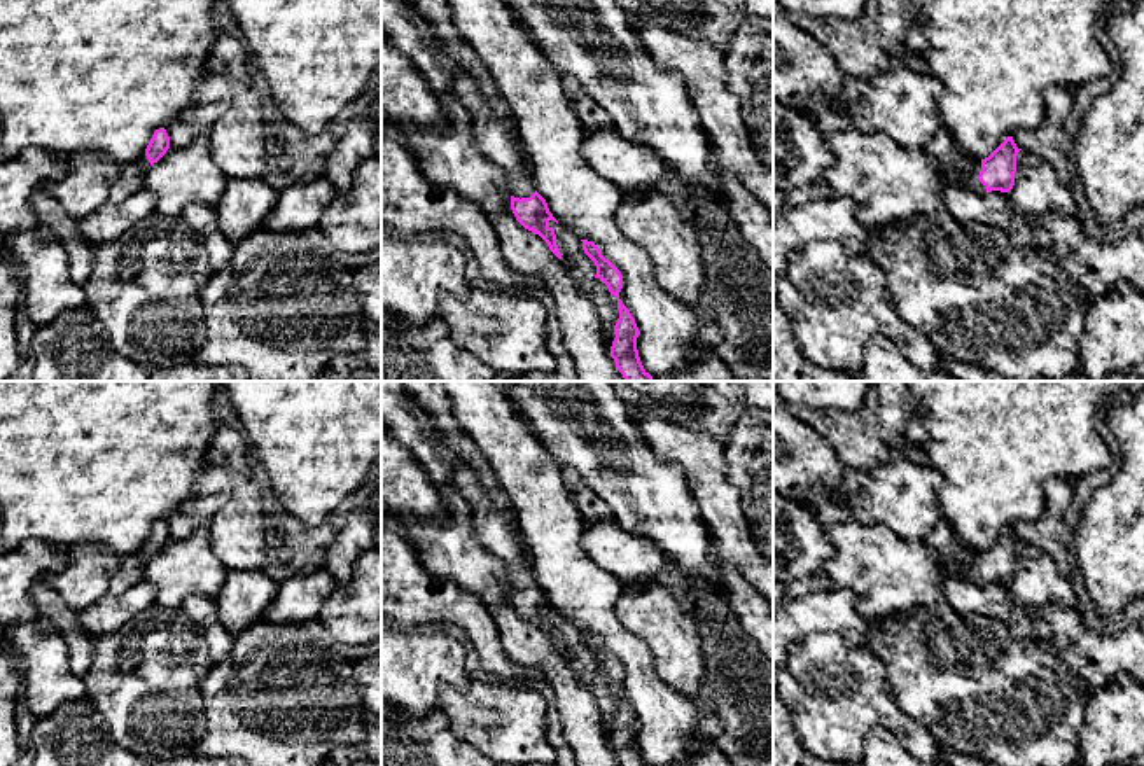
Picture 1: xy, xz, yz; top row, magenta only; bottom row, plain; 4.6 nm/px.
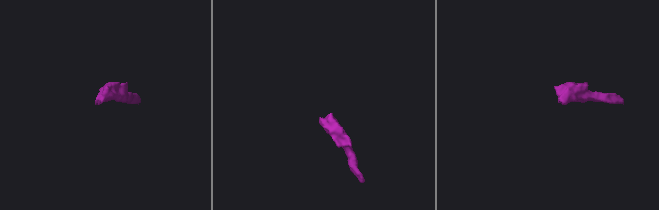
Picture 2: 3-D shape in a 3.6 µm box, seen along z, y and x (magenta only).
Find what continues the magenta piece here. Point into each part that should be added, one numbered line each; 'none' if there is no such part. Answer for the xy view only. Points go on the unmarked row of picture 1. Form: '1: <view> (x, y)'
1: xy (132, 567)

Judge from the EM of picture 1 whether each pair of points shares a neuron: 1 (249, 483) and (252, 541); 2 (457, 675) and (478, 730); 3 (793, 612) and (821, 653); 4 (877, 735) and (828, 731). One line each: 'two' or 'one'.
1: one
2: two
3: two
4: two

